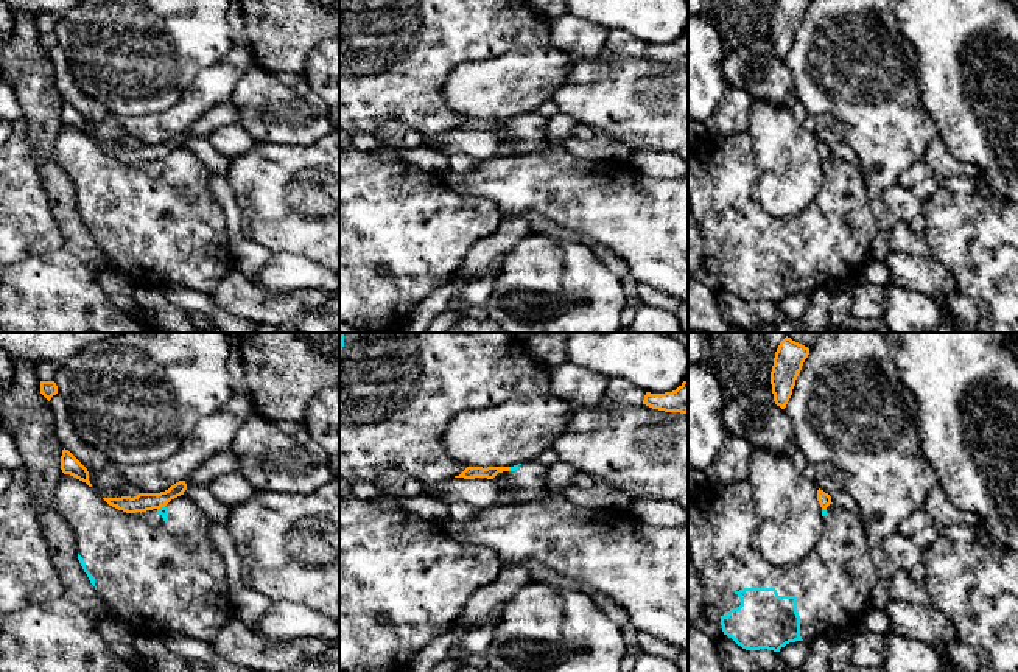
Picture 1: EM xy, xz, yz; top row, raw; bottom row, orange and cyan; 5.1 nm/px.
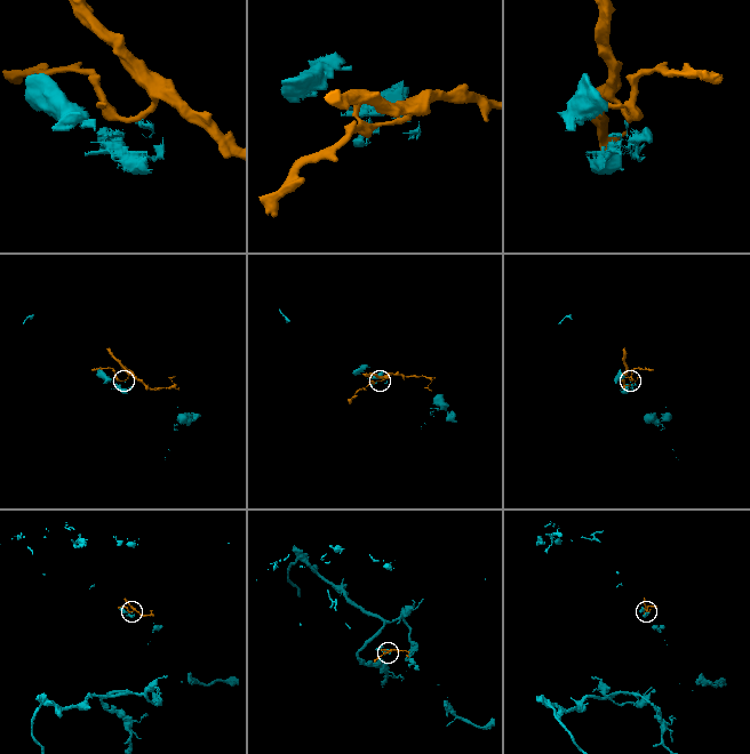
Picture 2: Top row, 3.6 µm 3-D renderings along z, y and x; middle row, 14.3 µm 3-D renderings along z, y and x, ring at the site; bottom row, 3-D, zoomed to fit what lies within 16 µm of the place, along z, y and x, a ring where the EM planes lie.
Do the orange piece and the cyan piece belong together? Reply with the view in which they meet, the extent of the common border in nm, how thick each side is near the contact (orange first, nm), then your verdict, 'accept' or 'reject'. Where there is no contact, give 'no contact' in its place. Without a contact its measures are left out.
xy | 40 nm | 100/50 nm | reject

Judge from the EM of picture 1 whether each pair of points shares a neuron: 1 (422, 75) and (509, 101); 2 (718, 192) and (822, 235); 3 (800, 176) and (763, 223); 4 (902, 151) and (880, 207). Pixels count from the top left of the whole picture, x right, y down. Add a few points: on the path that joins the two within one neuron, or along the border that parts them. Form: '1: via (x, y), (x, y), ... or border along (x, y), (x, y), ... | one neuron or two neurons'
1: border along (475, 59), (444, 84), (459, 115) | two neurons
2: via (744, 210), (761, 226), (796, 232) | one neuron
3: border along (755, 179), (754, 198), (774, 216), (805, 209) | two neurons
4: via (888, 165), (880, 173), (877, 193) | one neuron

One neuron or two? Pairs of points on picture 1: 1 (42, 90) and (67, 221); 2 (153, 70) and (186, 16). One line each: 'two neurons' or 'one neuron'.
1: one neuron
2: one neuron

